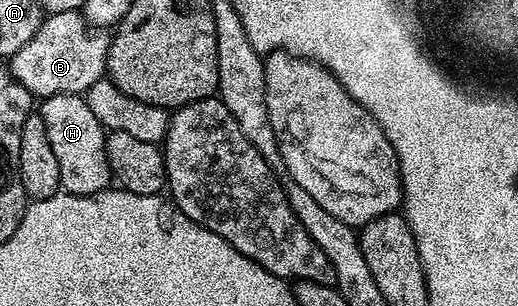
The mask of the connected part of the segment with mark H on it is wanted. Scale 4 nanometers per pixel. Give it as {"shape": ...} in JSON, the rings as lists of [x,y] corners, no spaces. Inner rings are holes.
{"shape":[[[58,94],[42,99],[37,112],[45,120],[45,132],[49,136],[49,144],[53,148],[53,153],[57,155],[57,165],[61,171],[61,190],[64,194],[76,194],[77,196],[89,196],[90,194],[100,194],[102,190],[108,189],[112,185],[111,169],[109,160],[105,156],[105,140],[107,134],[103,126],[93,116],[93,111],[89,109],[86,97],[78,94]]]}

